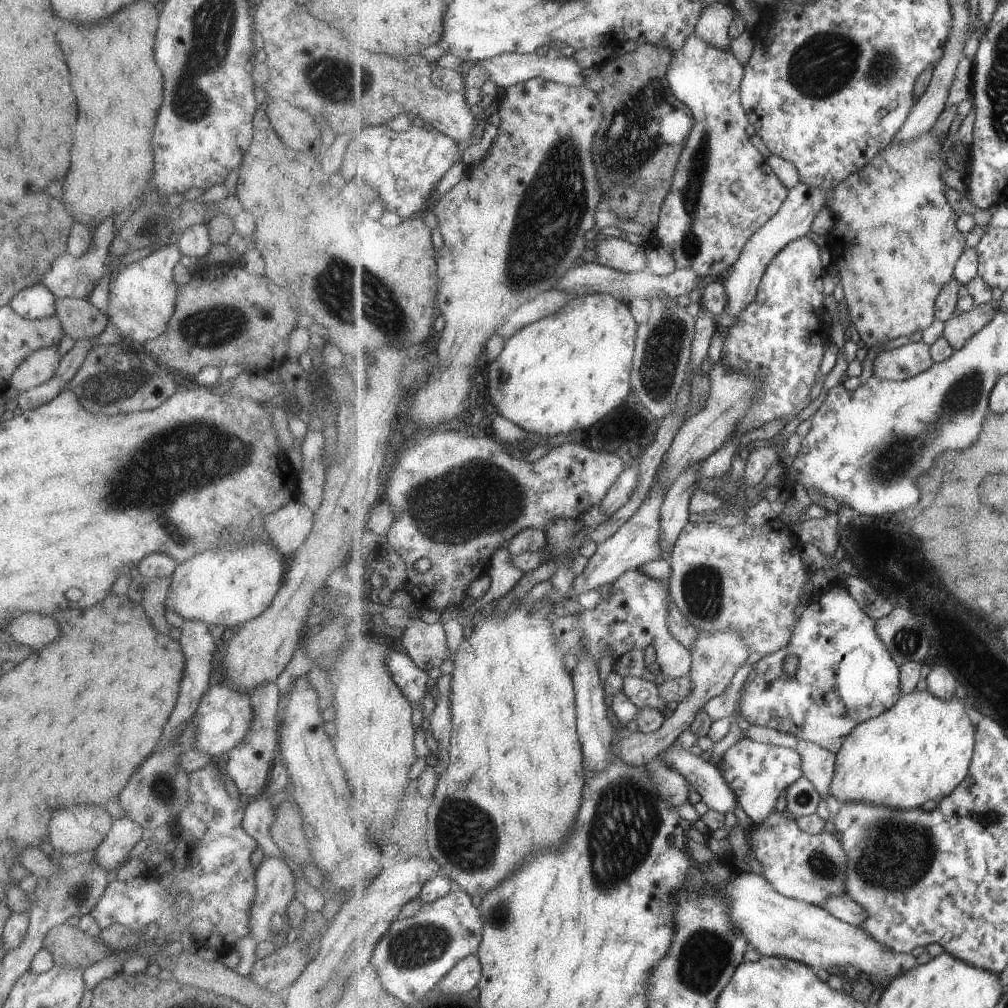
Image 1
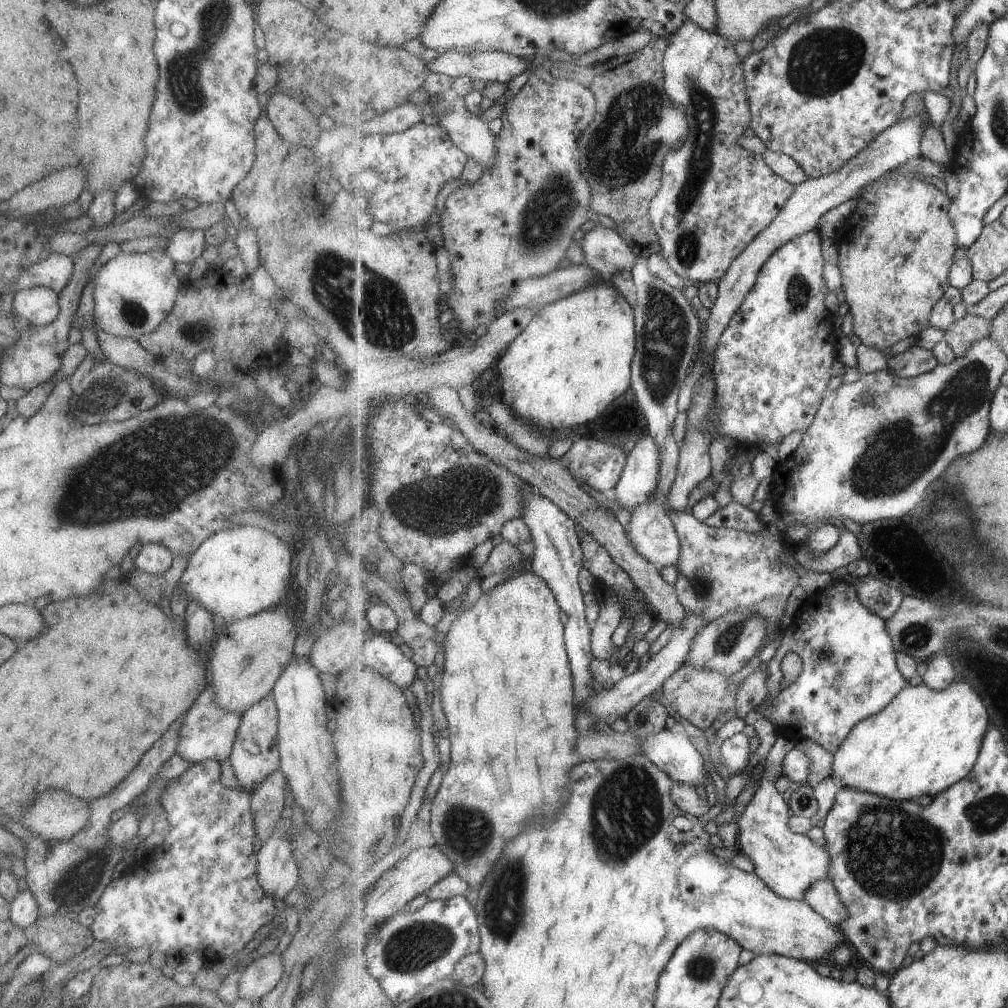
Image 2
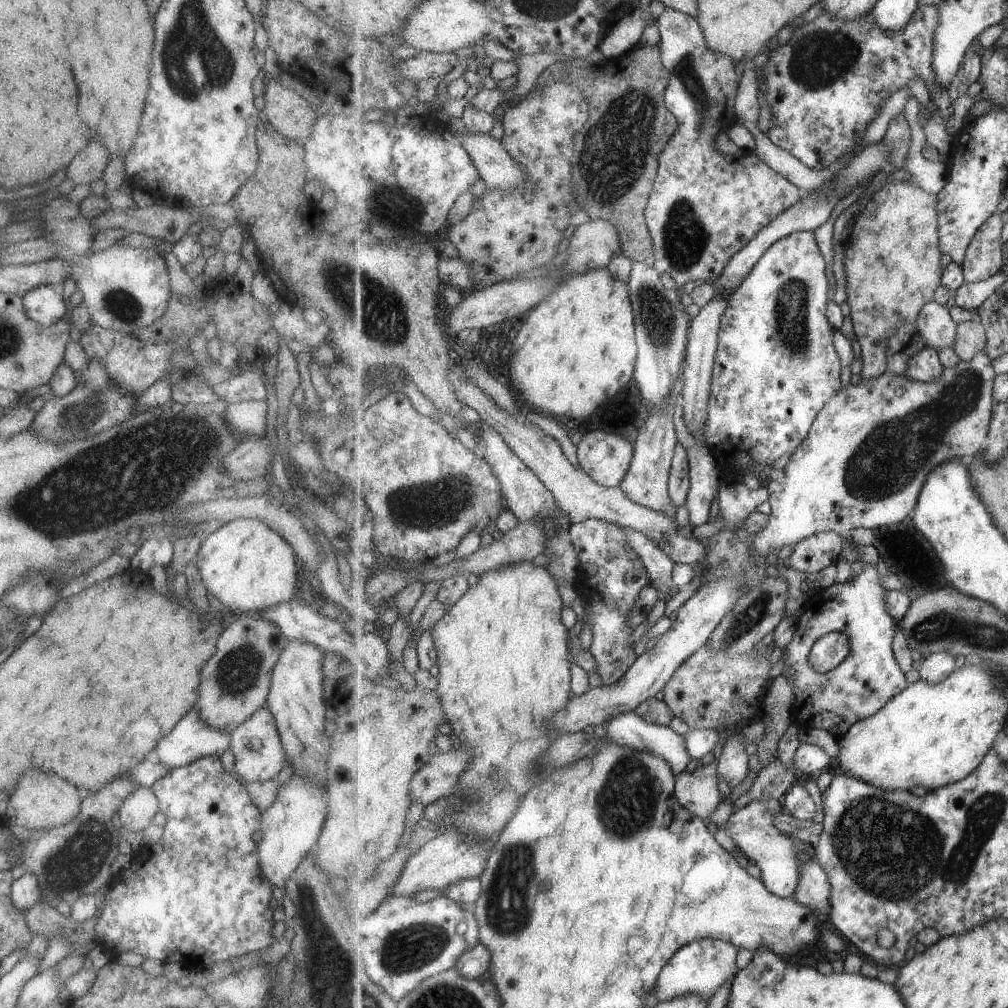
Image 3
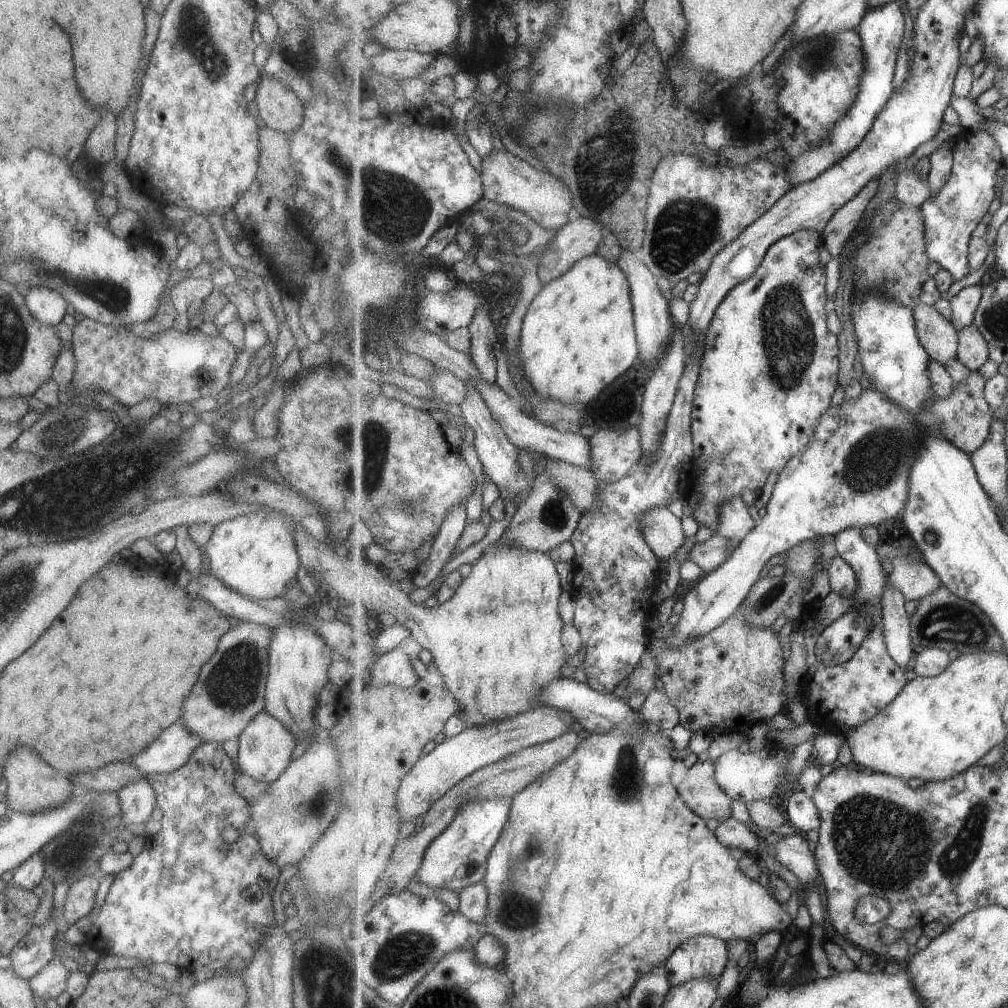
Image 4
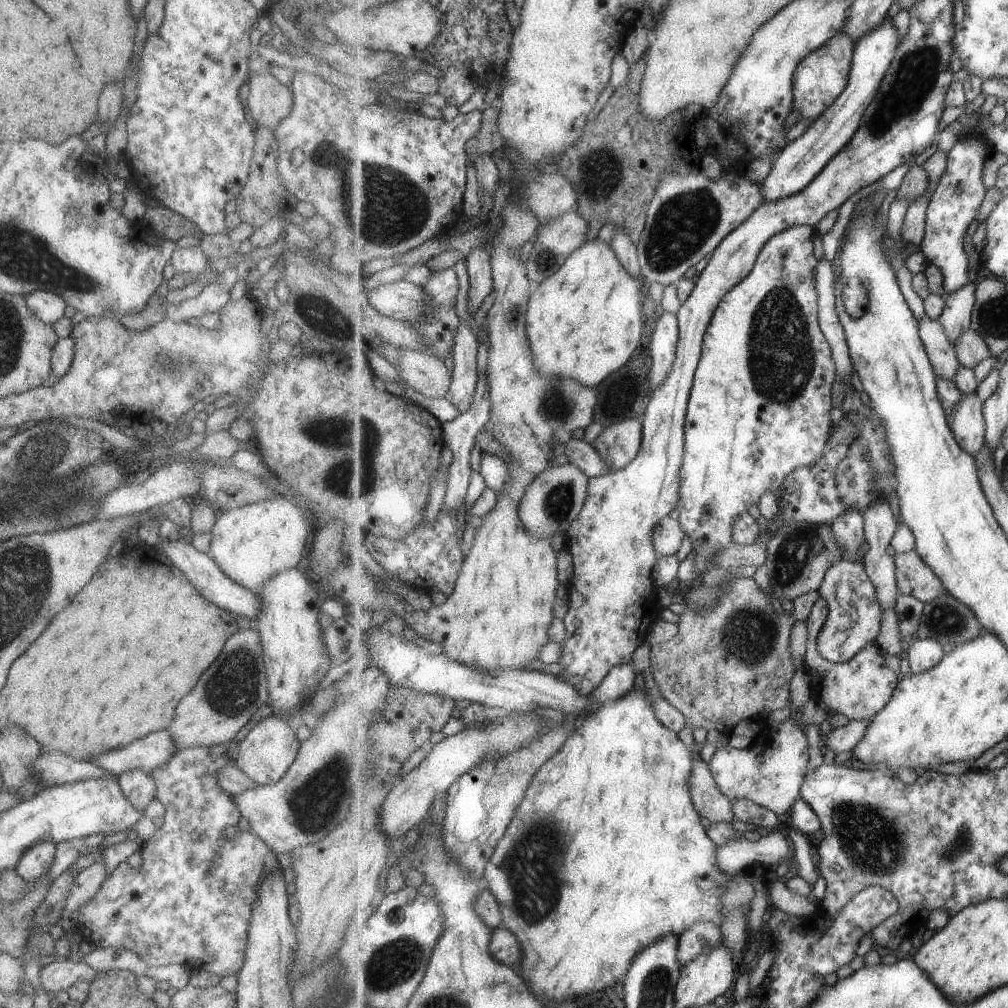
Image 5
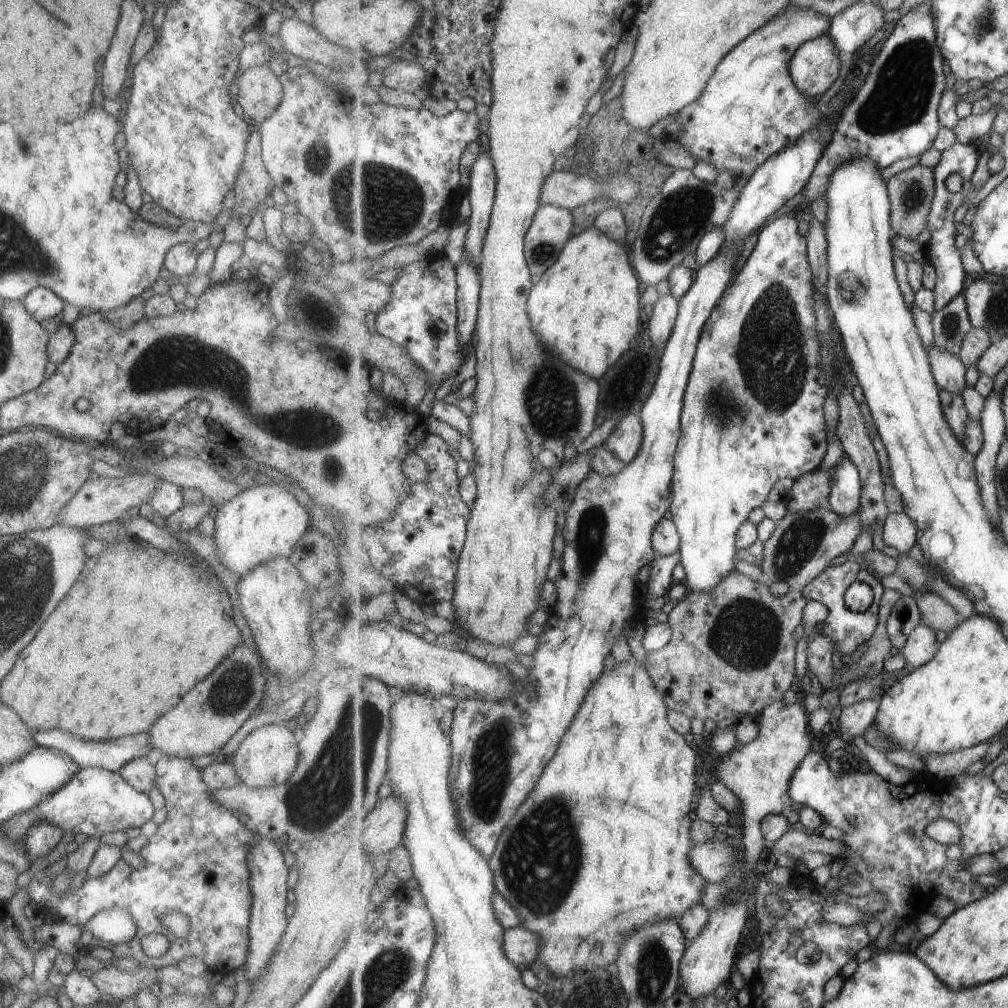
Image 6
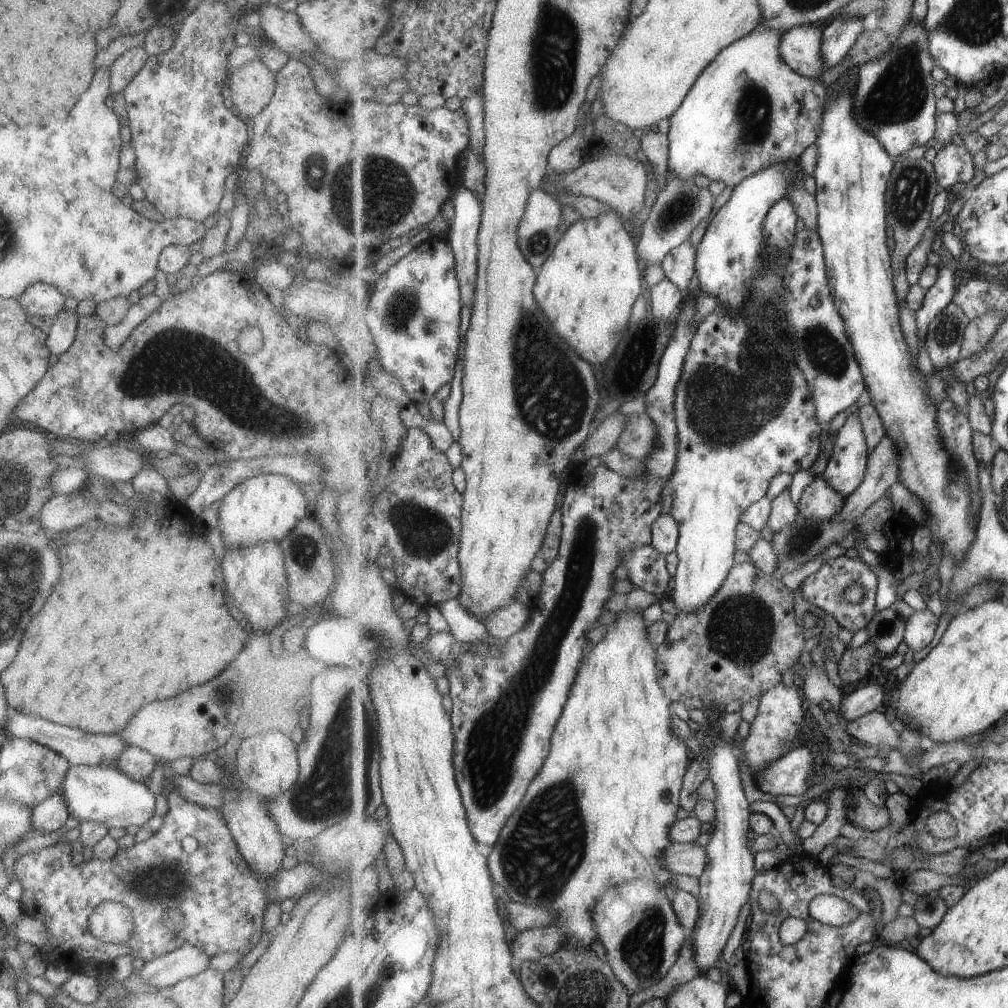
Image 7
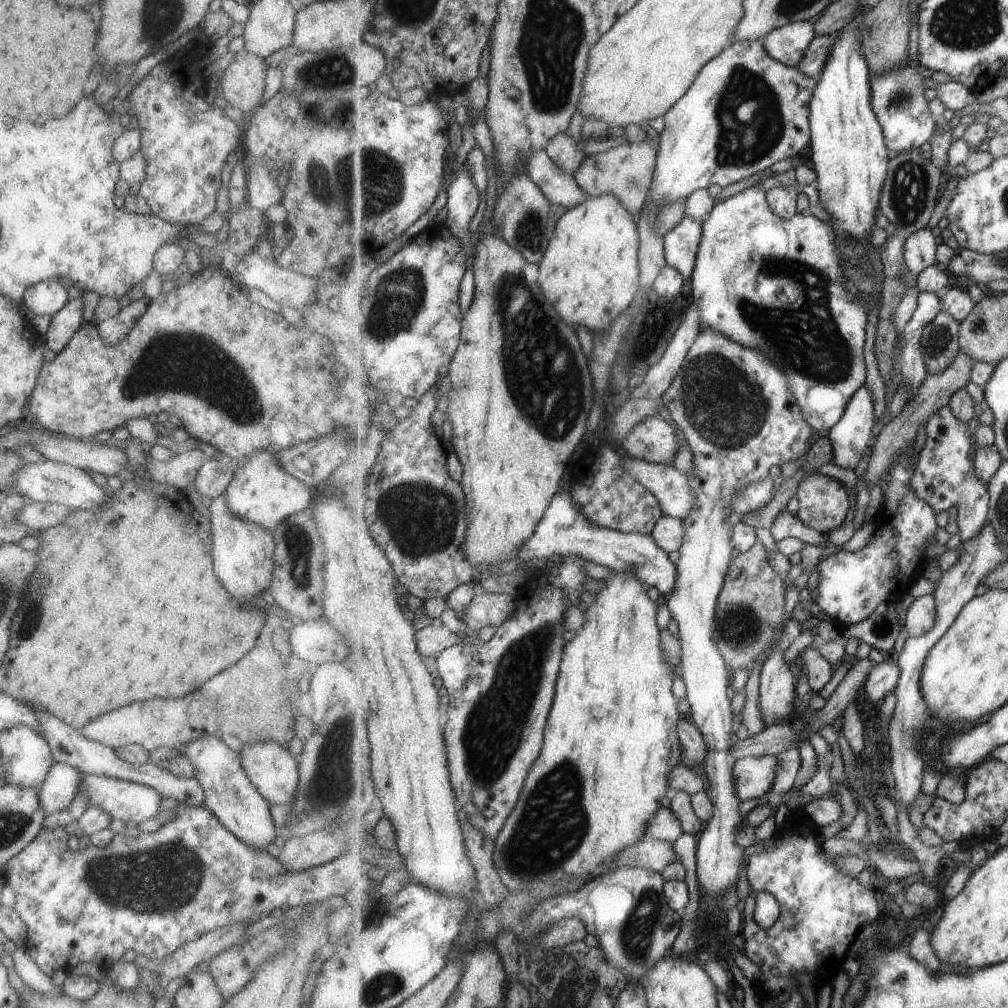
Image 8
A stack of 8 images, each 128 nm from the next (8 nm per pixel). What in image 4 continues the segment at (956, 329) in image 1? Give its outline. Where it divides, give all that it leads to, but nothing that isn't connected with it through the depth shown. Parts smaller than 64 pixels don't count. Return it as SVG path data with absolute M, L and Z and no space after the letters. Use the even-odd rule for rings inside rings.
M966 326L958 331L960 343L957 357L971 371L980 369L990 358L990 346L984 334L975 326Z

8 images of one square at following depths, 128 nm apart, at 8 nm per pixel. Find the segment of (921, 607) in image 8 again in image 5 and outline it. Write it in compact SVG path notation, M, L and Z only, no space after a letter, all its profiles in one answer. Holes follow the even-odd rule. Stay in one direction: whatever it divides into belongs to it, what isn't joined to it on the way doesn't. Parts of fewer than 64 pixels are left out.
M915 639L905 652L910 673L922 673L937 666L946 655L947 649L935 639Z

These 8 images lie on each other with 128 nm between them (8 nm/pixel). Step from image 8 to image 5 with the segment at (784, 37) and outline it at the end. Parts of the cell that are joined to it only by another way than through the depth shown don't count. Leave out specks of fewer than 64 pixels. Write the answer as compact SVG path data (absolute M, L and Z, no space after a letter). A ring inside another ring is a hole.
M841 32L801 61L794 78L793 106L799 112L798 119L810 120L812 124L840 97L852 72L855 48L854 40Z

